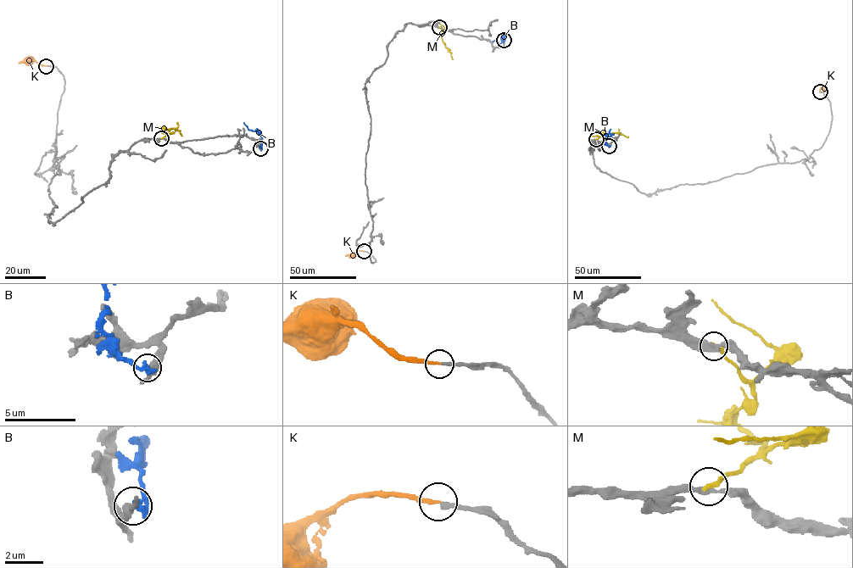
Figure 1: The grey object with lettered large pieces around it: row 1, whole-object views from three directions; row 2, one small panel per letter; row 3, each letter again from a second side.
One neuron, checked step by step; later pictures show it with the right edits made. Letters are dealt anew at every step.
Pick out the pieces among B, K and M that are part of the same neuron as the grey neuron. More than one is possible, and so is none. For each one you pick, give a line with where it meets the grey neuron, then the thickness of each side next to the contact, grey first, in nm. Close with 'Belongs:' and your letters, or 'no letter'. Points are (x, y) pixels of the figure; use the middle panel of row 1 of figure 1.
K: Touches grey at (364, 251). Thickness 220 nm (grey) against 200 nm
Belongs: K

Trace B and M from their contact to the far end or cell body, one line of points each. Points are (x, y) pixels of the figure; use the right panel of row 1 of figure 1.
B: (609, 146), (605, 137), (608, 133), (613, 135), (610, 133), (610, 129)
M: (596, 139), (603, 134), (613, 133), (628, 137)

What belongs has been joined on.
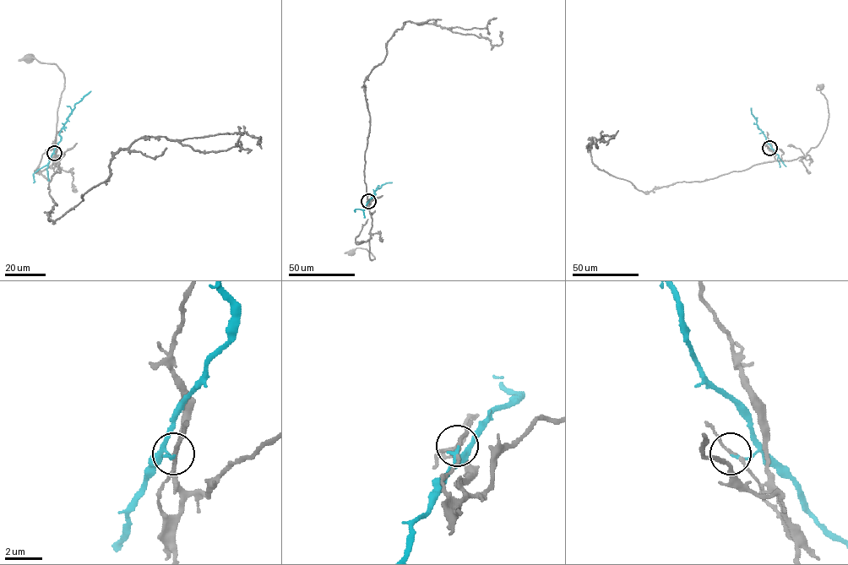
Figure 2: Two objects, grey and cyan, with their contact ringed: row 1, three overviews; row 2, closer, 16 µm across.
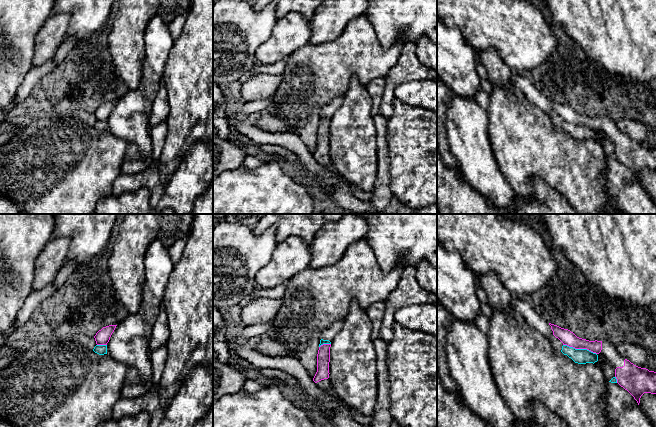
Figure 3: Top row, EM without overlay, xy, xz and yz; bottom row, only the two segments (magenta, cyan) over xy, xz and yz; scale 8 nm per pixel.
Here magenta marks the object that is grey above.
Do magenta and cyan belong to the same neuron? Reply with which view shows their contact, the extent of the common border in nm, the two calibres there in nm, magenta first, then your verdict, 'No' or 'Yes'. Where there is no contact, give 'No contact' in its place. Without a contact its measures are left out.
Touches magenta in yz. Shared border 280 nm. Thickness 120 nm (magenta) against 130 nm. No

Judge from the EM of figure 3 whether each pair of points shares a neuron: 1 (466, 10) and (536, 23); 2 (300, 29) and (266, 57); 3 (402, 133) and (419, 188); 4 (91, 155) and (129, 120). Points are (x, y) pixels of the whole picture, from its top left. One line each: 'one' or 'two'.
1: one
2: one
3: one
4: two

